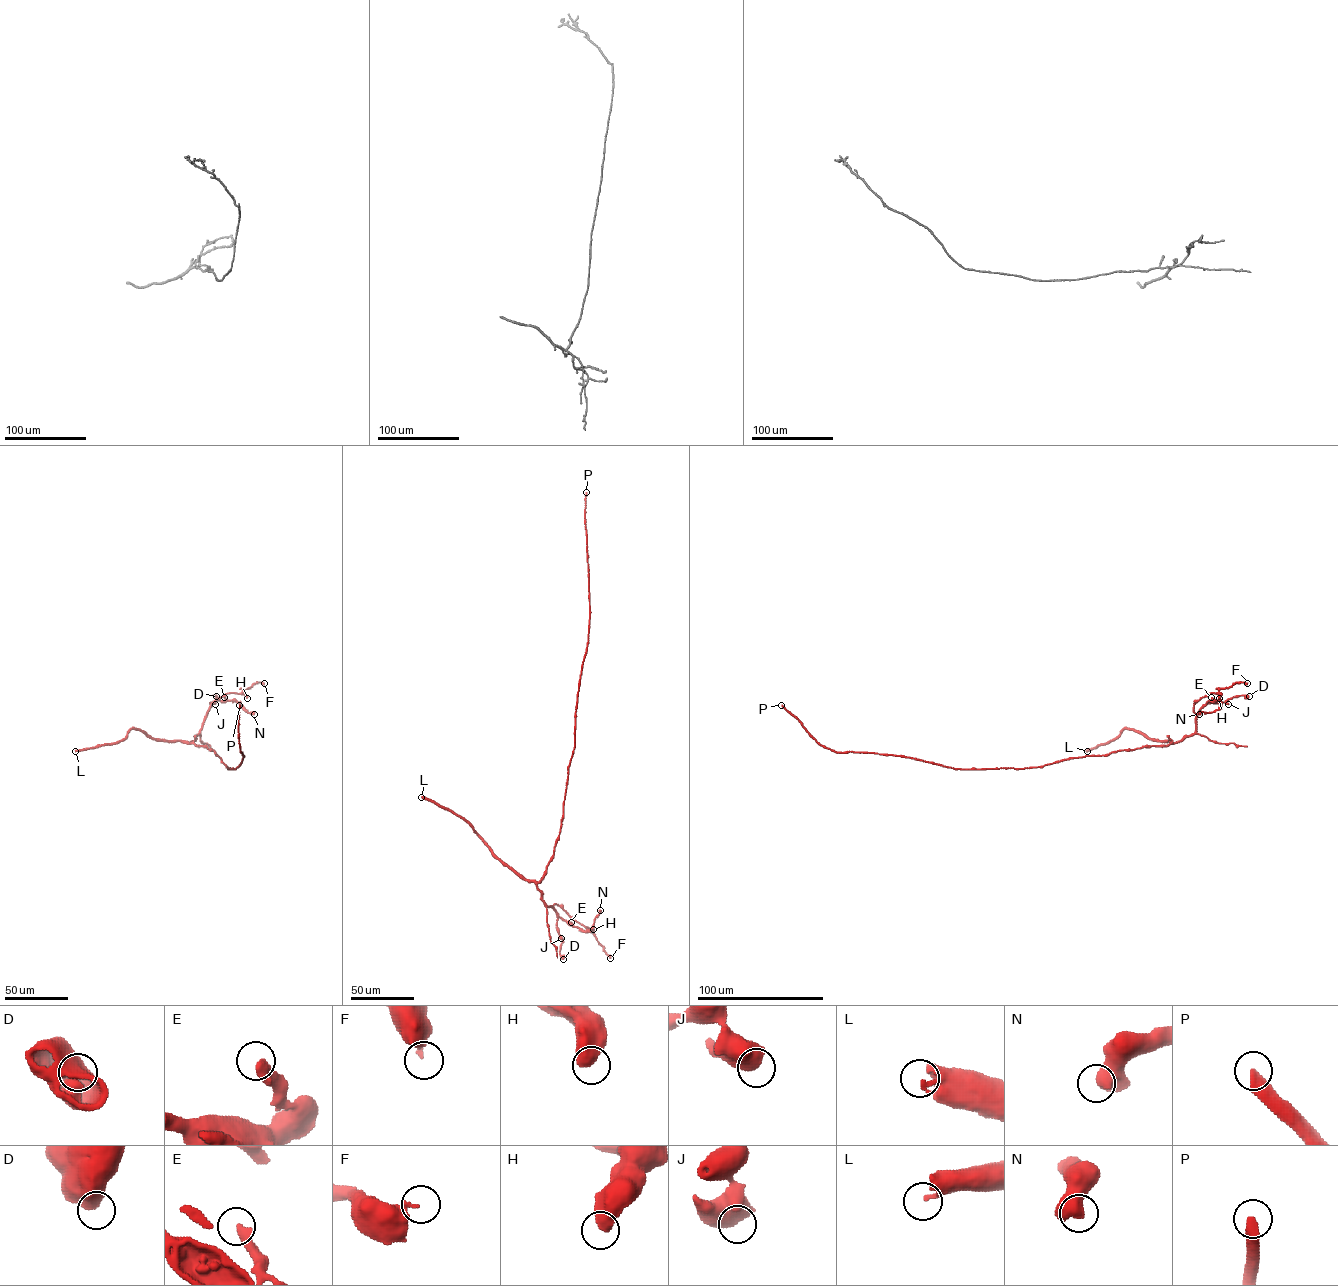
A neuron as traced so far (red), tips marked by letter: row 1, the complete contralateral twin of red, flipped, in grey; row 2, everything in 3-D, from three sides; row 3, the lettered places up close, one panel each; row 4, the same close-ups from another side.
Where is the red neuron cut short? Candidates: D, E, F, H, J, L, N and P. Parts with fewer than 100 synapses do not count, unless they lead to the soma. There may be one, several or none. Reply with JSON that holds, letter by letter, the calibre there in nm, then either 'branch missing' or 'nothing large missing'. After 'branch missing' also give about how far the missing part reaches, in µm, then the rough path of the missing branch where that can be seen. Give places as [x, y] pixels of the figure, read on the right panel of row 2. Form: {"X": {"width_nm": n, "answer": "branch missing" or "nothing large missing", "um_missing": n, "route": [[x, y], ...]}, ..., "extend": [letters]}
{"D": {"width_nm": 650, "answer": "nothing large missing"}, "E": {"width_nm": 480, "answer": "nothing large missing"}, "F": {"width_nm": 240, "answer": "nothing large missing"}, "H": {"width_nm": 600, "answer": "nothing large missing"}, "J": {"width_nm": 950, "answer": "nothing large missing"}, "L": {"width_nm": 180, "answer": "nothing large missing"}, "N": {"width_nm": 650, "answer": "nothing large missing"}, "P": {"width_nm": 440, "answer": "branch missing", "um_missing": 180}, "extend": ["P"]}

